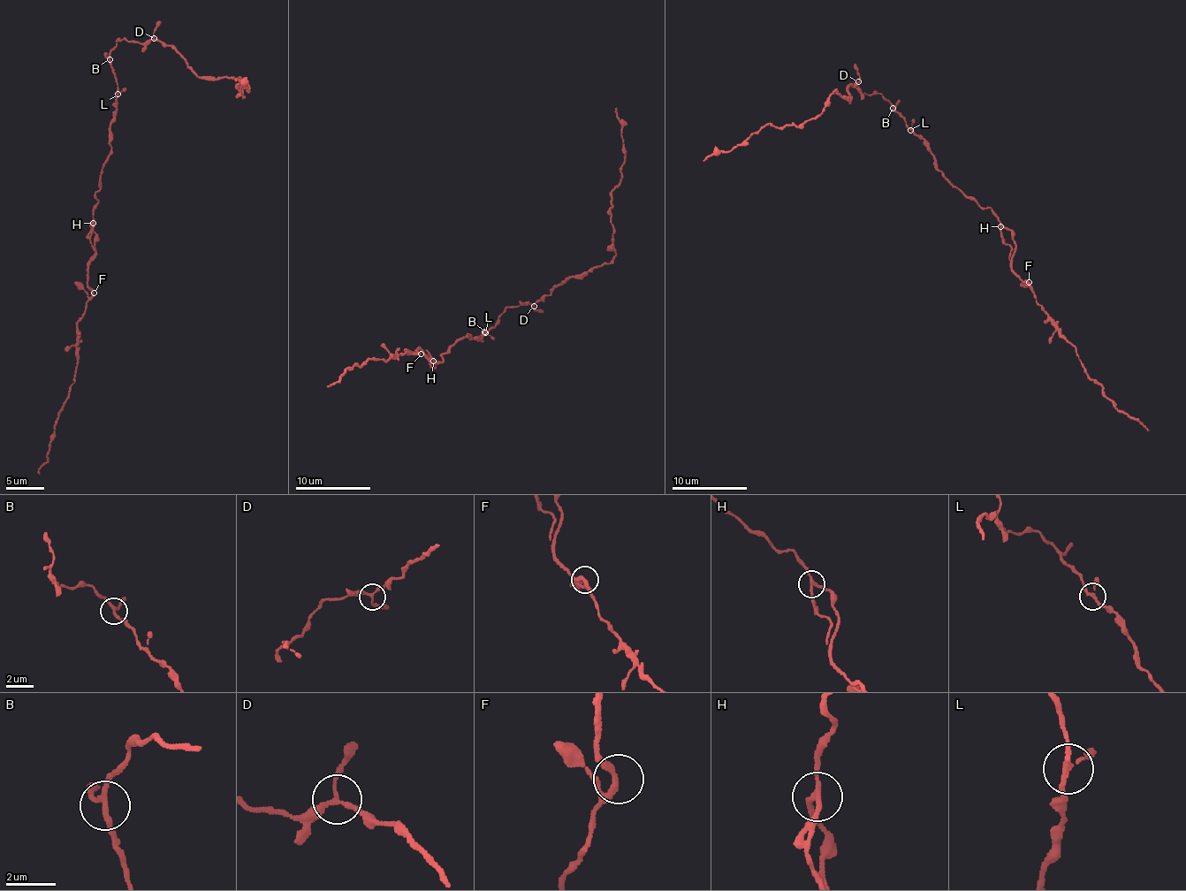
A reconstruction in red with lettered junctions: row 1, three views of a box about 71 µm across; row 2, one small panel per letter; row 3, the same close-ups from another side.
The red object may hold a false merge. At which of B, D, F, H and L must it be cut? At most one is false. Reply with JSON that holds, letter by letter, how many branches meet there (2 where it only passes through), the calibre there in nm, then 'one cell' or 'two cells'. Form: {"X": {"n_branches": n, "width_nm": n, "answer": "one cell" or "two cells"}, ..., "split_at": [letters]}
{"B": {"n_branches": 3, "width_nm": 180, "answer": "one cell"}, "D": {"n_branches": 3, "width_nm": 160, "answer": "one cell"}, "F": {"n_branches": 3, "width_nm": 190, "answer": "one cell"}, "H": {"n_branches": 3, "width_nm": 190, "answer": "two cells"}, "L": {"n_branches": 3, "width_nm": 180, "answer": "one cell"}, "split_at": ["H"]}

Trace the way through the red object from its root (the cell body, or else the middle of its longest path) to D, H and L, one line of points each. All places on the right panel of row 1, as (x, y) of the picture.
D: (921, 139), (907, 126), (905, 117), (880, 93), (862, 95), (858, 82)
H: (921, 139), (935, 159), (935, 168), (969, 197), (972, 197), (983, 207), (990, 208), (999, 222), (999, 226)
L: (921, 139), (910, 130)

